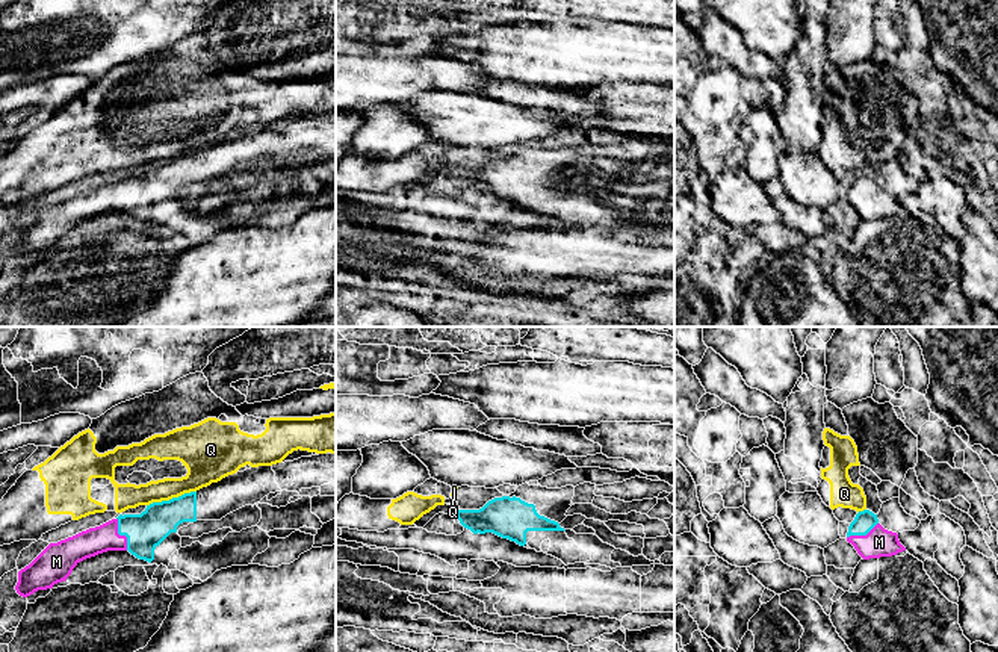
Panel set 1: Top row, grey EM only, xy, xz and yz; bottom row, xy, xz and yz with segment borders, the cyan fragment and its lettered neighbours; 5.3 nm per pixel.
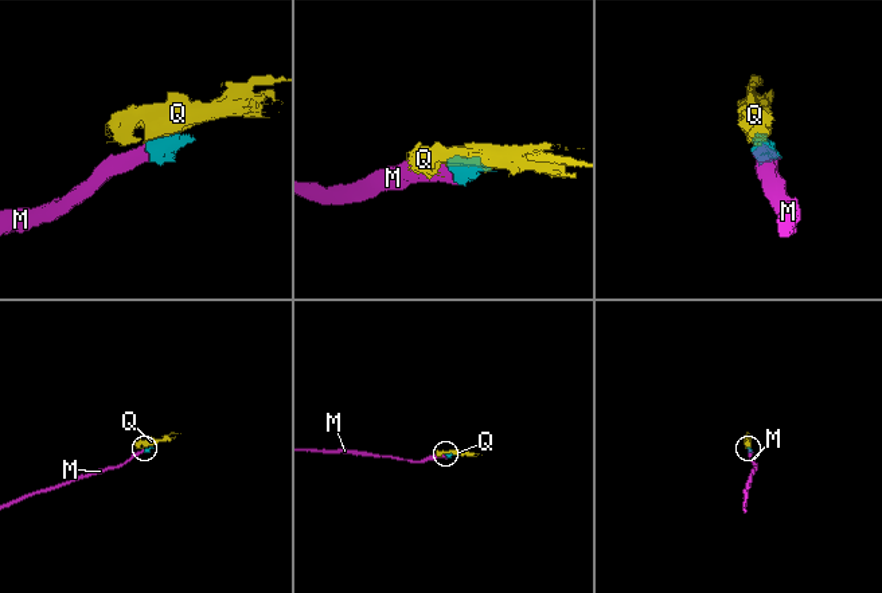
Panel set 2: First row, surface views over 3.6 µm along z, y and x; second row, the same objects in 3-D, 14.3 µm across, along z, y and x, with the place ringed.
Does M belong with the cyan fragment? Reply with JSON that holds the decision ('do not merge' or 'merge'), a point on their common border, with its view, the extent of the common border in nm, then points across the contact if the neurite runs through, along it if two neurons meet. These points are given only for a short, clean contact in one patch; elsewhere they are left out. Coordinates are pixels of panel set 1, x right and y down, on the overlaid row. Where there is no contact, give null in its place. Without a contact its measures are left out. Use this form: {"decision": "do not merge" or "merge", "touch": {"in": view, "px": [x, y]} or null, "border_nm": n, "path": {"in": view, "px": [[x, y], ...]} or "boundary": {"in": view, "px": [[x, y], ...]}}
{"decision": "merge", "touch": {"in": "xy", "px": [121, 534]}, "border_nm": 190, "path": {"in": "xy", "px": [[144, 531], [121, 534], [88, 543]]}}

